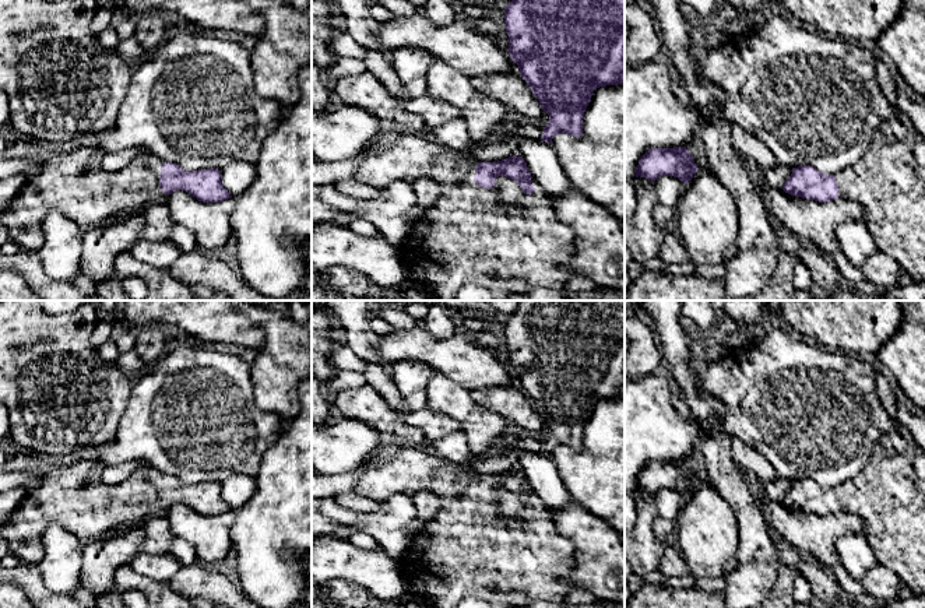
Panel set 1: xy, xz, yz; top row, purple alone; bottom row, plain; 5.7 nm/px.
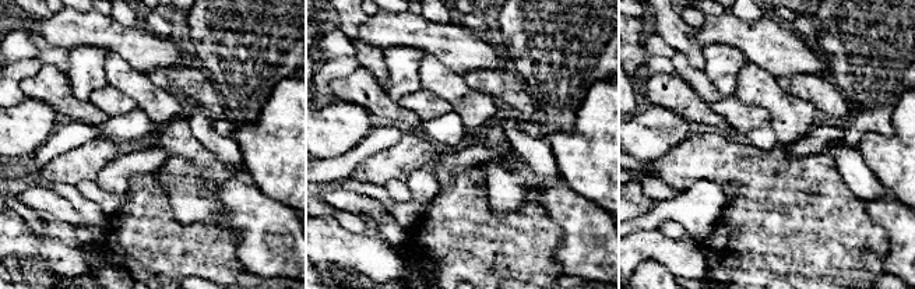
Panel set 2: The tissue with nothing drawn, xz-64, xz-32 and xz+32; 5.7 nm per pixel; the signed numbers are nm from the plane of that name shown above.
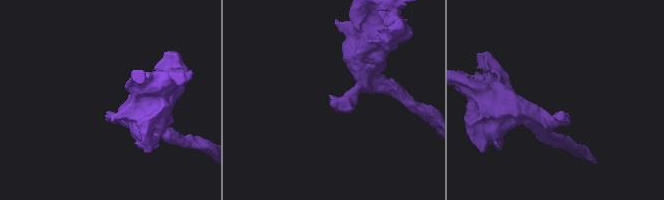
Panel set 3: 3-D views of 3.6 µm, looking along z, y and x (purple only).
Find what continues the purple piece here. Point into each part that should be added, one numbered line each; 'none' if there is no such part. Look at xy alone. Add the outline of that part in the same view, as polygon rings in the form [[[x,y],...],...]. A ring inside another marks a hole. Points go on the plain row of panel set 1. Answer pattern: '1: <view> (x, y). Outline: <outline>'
1: xy (76, 498). Outline: [[[96,458],[67,467],[46,467],[43,484],[3,521],[0,535],[6,538],[10,553],[22,562],[38,563],[45,555],[43,534],[52,524],[61,526],[85,545],[116,530],[141,527],[145,520],[166,512],[159,499],[165,472],[145,463],[143,470],[136,470],[123,482],[108,485],[102,481],[103,467]]]

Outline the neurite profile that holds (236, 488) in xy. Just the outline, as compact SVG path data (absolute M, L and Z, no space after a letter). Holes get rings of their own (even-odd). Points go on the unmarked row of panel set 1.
M231 474L222 479L222 499L236 512L253 496L256 485L253 477Z

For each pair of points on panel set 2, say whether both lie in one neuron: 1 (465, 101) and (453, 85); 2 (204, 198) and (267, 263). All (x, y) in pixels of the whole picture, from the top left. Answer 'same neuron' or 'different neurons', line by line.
1: same neuron
2: same neuron

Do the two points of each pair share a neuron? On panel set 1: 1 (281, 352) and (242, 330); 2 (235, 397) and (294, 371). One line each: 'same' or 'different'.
1: different
2: different

